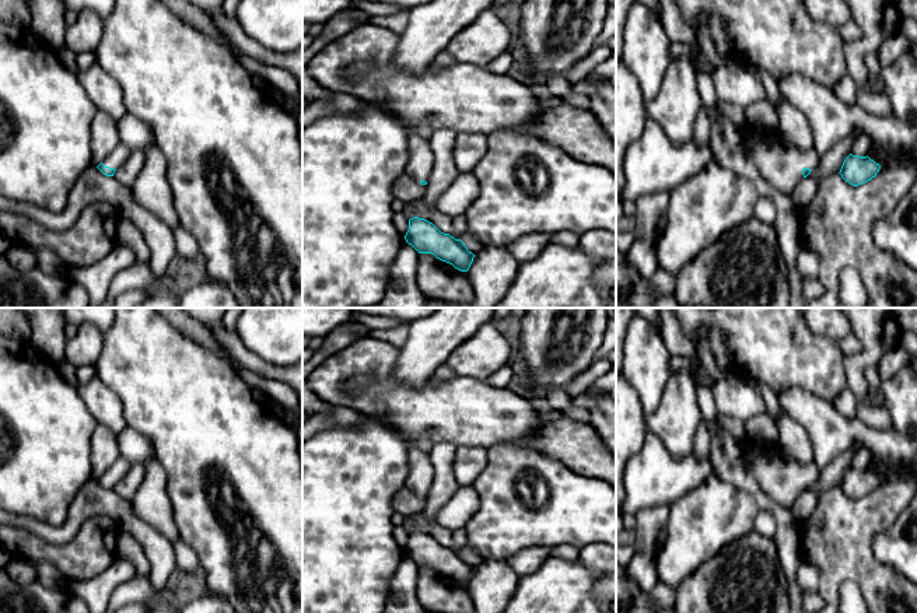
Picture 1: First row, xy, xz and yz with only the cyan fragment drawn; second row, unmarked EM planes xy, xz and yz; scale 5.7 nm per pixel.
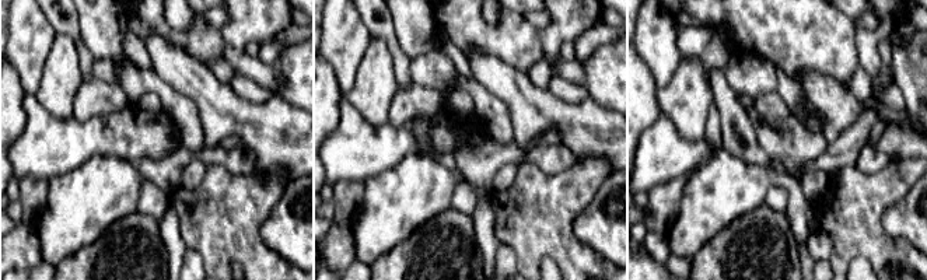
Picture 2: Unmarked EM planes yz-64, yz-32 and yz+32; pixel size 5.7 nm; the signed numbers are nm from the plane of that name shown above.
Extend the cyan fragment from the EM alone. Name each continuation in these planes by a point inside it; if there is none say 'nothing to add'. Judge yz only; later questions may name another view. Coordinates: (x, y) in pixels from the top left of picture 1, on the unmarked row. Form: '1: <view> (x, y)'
1: yz (780, 476)

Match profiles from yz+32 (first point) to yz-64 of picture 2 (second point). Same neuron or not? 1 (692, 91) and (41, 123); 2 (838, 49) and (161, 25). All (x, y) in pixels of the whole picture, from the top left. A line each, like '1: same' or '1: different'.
1: different
2: same

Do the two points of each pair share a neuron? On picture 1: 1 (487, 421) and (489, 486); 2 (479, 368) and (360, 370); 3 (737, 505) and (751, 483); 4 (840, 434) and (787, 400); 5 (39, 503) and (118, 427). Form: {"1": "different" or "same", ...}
{"1": "different", "2": "different", "3": "different", "4": "same", "5": "different"}

